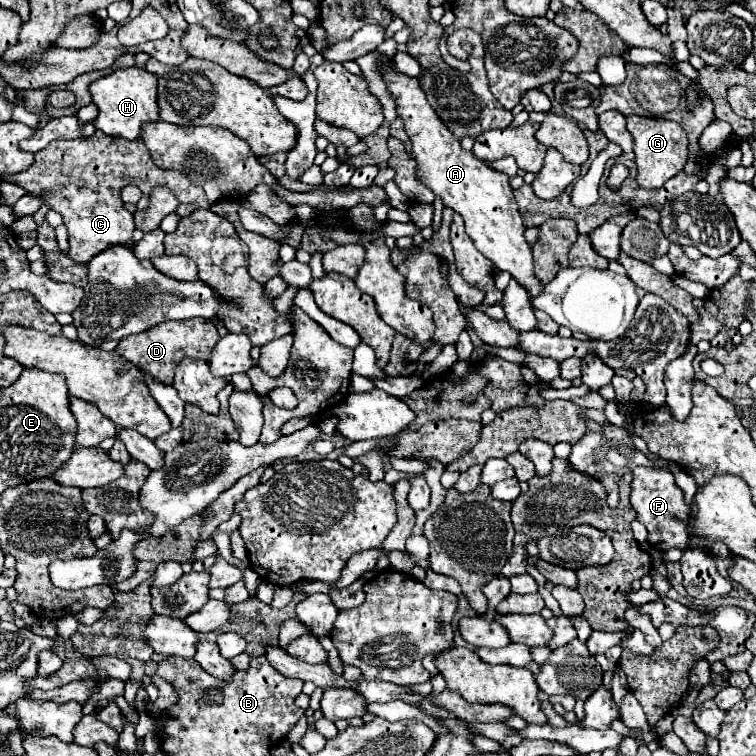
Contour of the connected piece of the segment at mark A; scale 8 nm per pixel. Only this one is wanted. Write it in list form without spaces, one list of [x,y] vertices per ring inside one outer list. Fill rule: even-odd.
[[[388,63],[384,81],[396,101],[396,111],[402,117],[406,133],[412,141],[420,181],[424,181],[436,195],[440,195],[446,207],[462,215],[468,237],[474,241],[476,249],[494,263],[498,271],[508,271],[524,289],[528,289],[530,297],[538,297],[544,287],[534,275],[532,247],[524,239],[524,225],[514,201],[510,177],[490,169],[484,161],[476,159],[474,153],[462,151],[460,141],[452,137],[448,129],[444,129],[444,123],[428,105],[424,91],[414,77],[398,73],[394,65]]]

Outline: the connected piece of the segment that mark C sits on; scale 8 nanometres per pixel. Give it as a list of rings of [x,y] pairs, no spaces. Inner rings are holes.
[[[96,131],[92,137],[52,141],[48,149],[42,149],[34,157],[36,159],[28,171],[16,173],[16,177],[8,177],[8,181],[18,183],[30,193],[50,191],[50,195],[44,197],[44,203],[64,217],[64,225],[70,235],[70,259],[80,265],[86,265],[94,255],[112,245],[126,245],[134,249],[132,213],[122,207],[120,199],[120,189],[124,185],[138,185],[146,196],[150,195],[154,185],[168,185],[176,191],[176,197],[182,203],[194,203],[204,209],[210,207],[206,193],[200,191],[198,185],[192,185],[186,173],[162,171],[156,167],[144,141],[140,139],[128,141]]]

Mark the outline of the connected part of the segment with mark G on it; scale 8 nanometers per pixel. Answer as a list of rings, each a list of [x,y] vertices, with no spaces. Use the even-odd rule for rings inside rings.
[[[628,117],[626,119],[626,129],[630,131],[634,139],[634,155],[636,155],[636,167],[638,175],[636,181],[644,189],[656,189],[662,187],[670,177],[678,175],[688,159],[688,137],[686,131],[674,123],[674,121],[664,121],[664,119],[650,119],[650,117]]]

